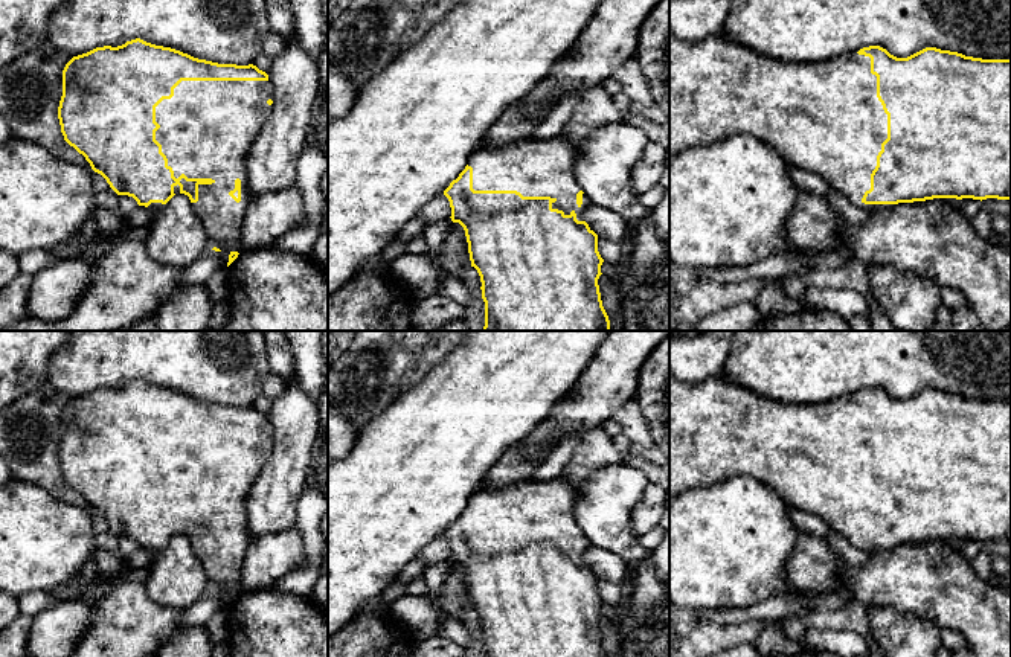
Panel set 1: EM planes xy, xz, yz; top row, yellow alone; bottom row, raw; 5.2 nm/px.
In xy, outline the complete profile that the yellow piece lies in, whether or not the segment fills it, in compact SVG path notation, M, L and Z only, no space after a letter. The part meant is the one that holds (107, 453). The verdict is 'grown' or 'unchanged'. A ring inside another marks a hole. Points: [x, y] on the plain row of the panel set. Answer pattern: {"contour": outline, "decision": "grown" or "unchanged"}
{"contour": "M136 380L117 389L96 389L66 405L58 460L64 482L85 498L117 537L133 538L152 553L175 535L188 537L212 591L230 595L229 608L244 590L242 558L252 541L247 494L267 463L271 441L268 416L253 405L218 405Z", "decision": "grown"}

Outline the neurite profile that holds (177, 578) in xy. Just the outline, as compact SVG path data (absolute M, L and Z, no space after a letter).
M175 535L162 550L154 552L145 588L156 604L174 610L191 607L212 590L188 537Z

